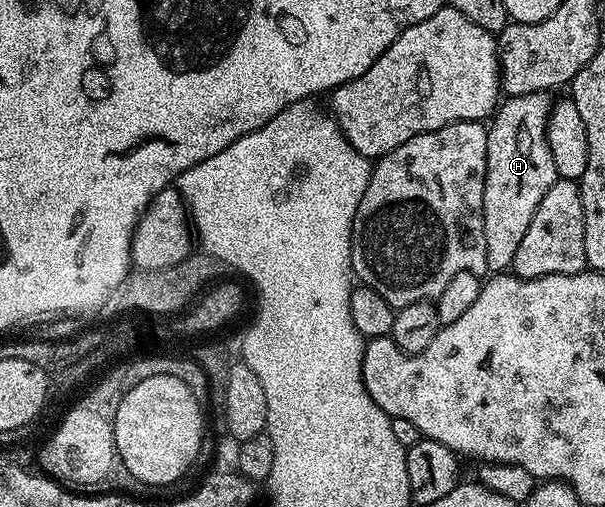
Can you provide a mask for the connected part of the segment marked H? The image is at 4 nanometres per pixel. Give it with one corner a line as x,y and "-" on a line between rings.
544,91
511,95
499,102
486,132
488,157
484,181
484,237
486,238
486,266
491,272
502,273
512,265
516,248
528,230
528,225
548,189
558,180
556,165
552,165
552,153
546,140
546,119
550,116
551,96

